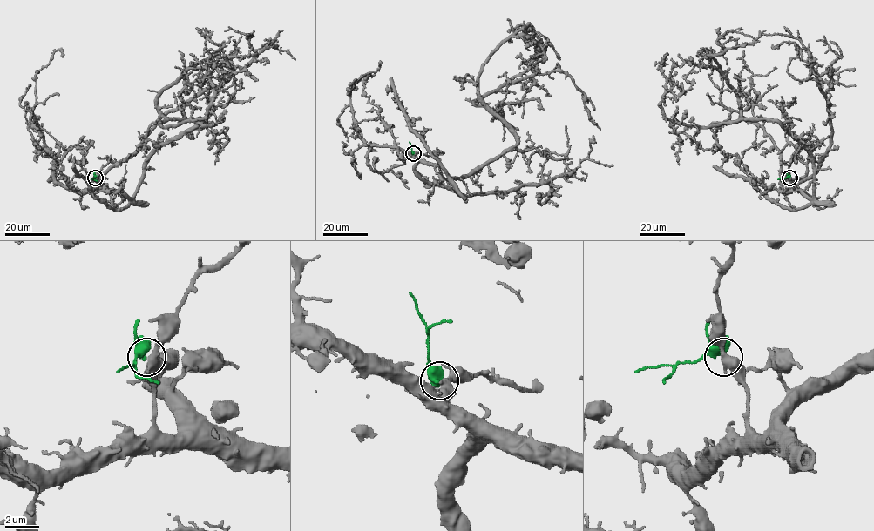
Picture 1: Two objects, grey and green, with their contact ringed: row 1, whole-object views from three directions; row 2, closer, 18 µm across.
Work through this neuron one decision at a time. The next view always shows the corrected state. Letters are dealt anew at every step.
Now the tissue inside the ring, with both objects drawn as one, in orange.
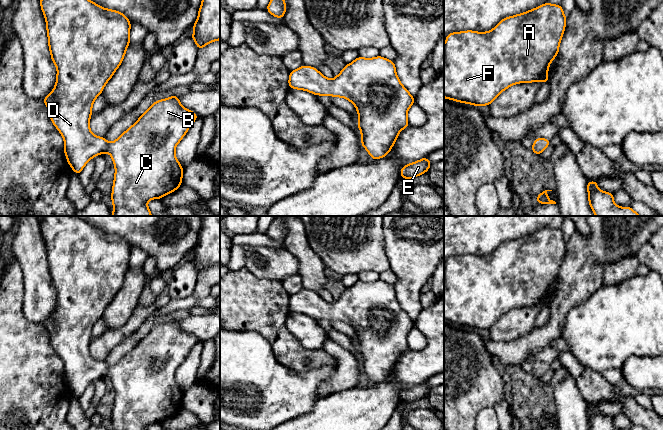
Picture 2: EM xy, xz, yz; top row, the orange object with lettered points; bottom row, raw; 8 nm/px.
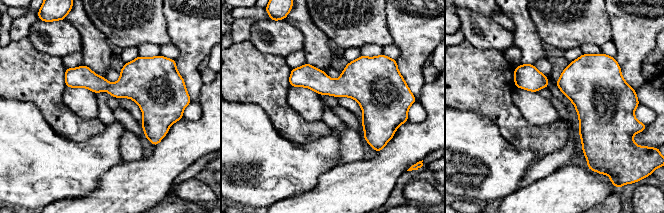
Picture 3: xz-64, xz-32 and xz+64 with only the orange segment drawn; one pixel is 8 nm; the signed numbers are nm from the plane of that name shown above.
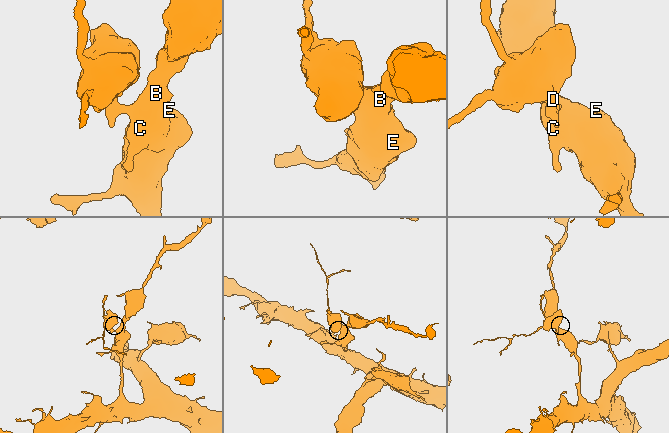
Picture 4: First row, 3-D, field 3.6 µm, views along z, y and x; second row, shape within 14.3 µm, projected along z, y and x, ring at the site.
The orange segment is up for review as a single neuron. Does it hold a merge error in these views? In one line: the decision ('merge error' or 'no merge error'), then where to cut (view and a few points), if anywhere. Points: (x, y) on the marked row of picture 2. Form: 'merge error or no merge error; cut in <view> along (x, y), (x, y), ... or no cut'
no merge error; no cut

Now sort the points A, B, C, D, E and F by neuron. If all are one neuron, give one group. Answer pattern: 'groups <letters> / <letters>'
groups A B C D E F

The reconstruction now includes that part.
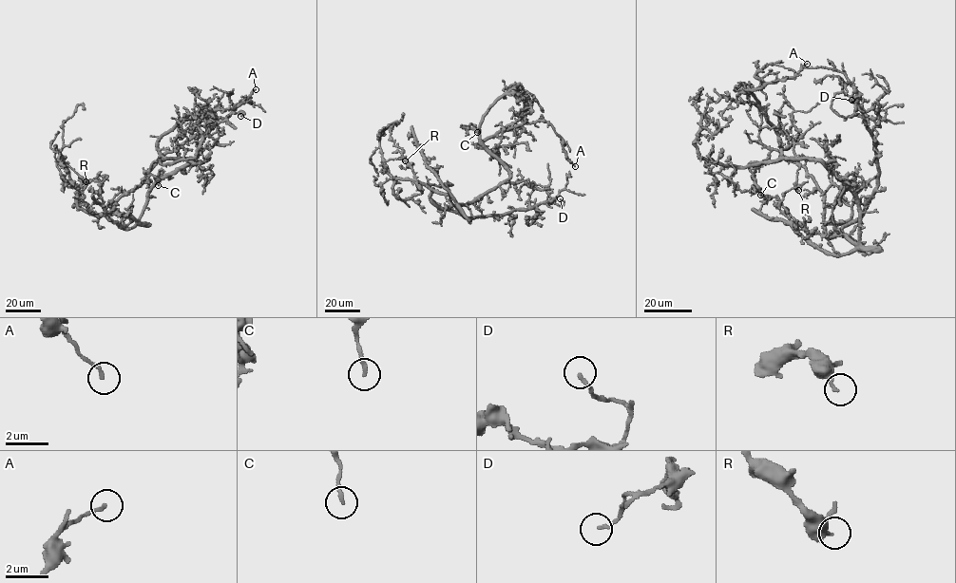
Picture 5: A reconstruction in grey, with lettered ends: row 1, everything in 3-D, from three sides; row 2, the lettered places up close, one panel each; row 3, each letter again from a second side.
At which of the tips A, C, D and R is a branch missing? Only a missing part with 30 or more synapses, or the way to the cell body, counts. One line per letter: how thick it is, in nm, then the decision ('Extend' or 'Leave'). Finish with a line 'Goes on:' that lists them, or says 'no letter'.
A: Thickness 170 nm. Leave
C: Thickness 160 nm. Leave
D: Thickness 140 nm. Leave
R: Thickness 190 nm. Leave
Goes on: no letter

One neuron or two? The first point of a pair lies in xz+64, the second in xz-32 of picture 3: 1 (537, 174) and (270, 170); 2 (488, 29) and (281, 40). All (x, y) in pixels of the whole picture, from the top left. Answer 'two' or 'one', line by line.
1: two
2: one

